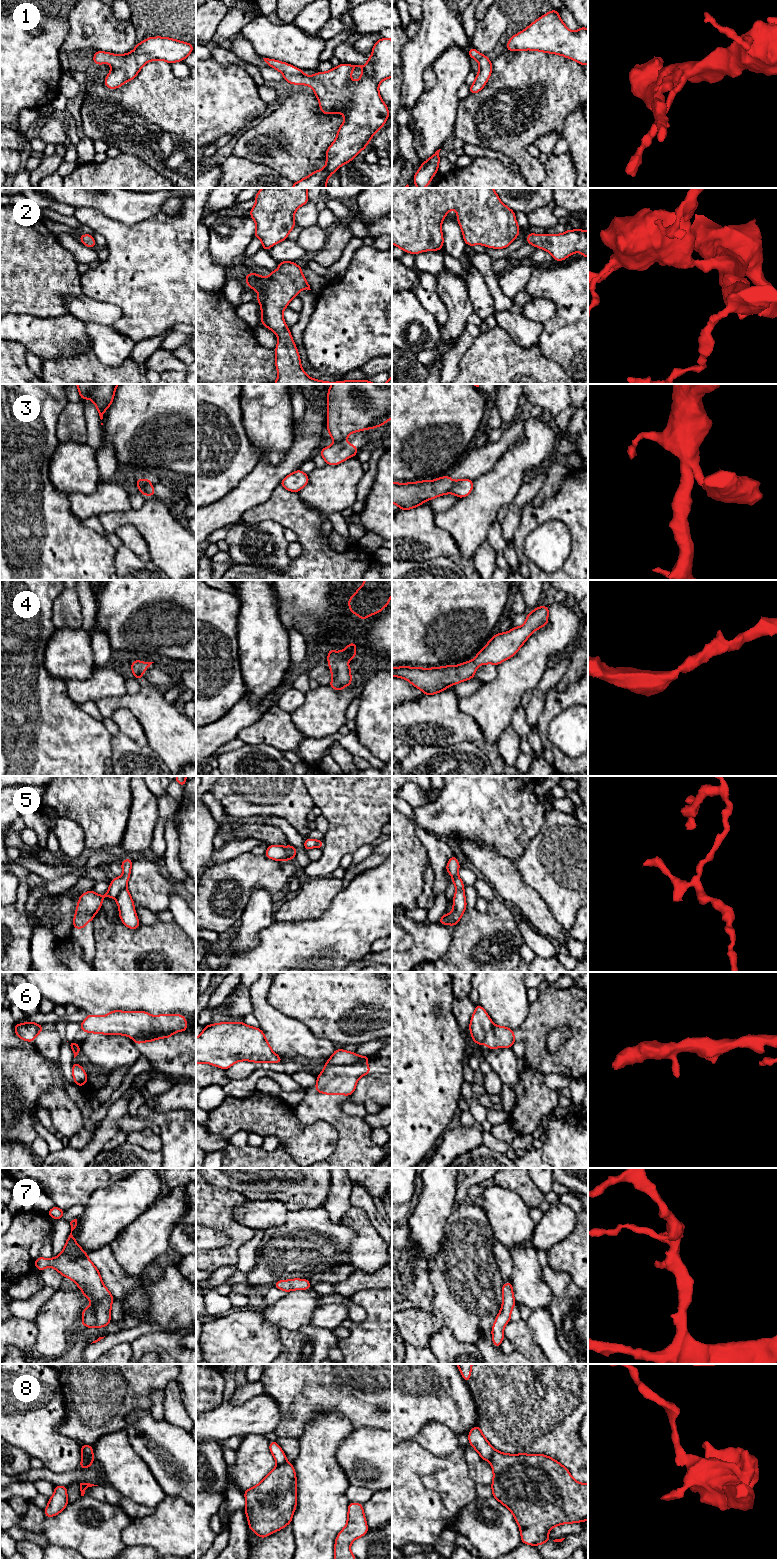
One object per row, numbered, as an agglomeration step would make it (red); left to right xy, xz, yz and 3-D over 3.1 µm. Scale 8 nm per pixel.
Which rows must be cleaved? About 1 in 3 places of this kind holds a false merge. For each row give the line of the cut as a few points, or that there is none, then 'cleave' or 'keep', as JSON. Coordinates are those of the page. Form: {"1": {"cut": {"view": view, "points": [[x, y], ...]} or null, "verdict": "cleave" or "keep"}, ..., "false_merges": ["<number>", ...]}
{"1": {"cut": null, "verdict": "keep"}, "2": {"cut": null, "verdict": "keep"}, "3": {"cut": {"view": "xy", "points": [[150, 480], [138, 488]]}, "verdict": "cleave"}, "4": {"cut": null, "verdict": "keep"}, "5": {"cut": {"view": "xy", "points": [[125, 887], [115, 897]]}, "verdict": "cleave"}, "6": {"cut": {"view": "xy", "points": [[172, 1032], [150, 1032], [139, 1034], [132, 1038]]}, "verdict": "cleave"}, "7": {"cut": null, "verdict": "keep"}, "8": {"cut": {"view": "xy", "points": [[92, 1455], [81, 1463]]}, "verdict": "cleave"}, "false_merges": ["3", "5", "6", "8"]}

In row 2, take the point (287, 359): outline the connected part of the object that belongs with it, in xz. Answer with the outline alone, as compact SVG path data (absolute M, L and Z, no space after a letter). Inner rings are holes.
M278 262L277 271L269 271L270 277L247 273L249 288L258 291L261 306L261 324L278 335L275 348L275 365L278 372L274 384L377 384L368 380L324 382L306 375L301 367L300 355L283 318L283 310L303 290L311 290L302 274L302 267L295 262Z

